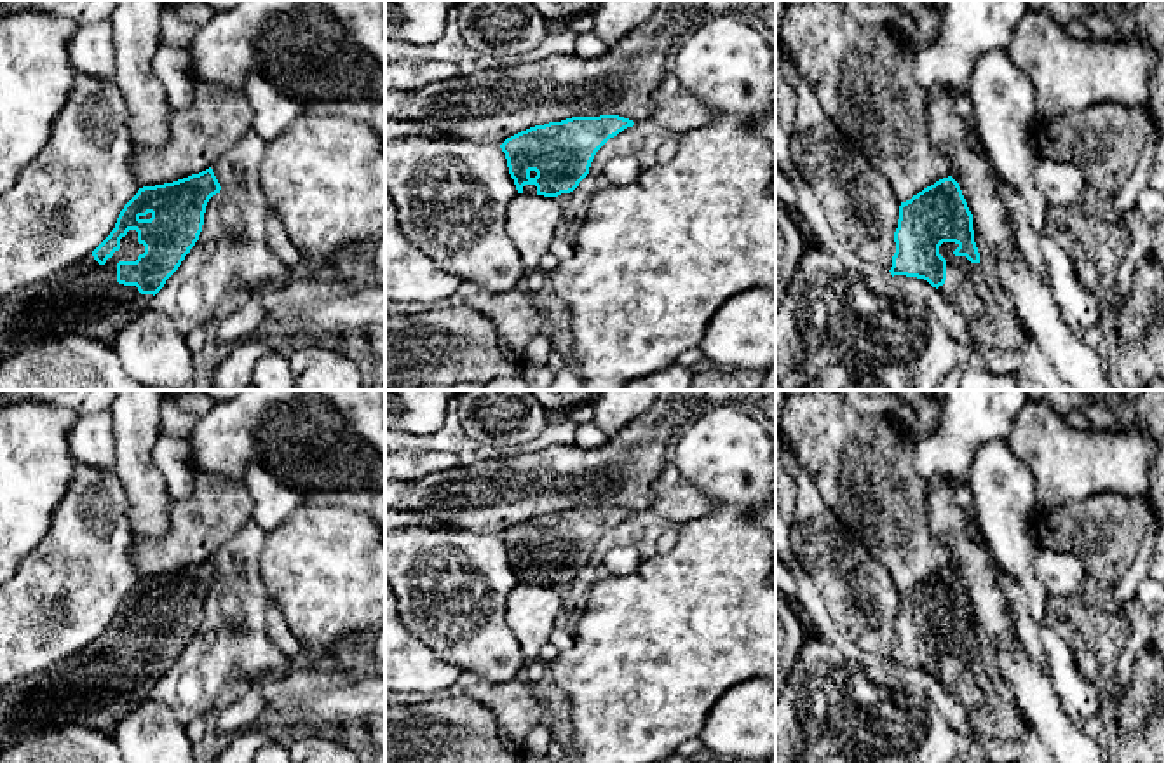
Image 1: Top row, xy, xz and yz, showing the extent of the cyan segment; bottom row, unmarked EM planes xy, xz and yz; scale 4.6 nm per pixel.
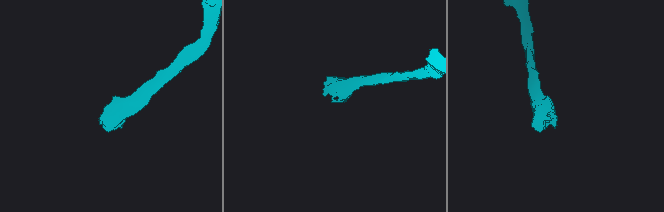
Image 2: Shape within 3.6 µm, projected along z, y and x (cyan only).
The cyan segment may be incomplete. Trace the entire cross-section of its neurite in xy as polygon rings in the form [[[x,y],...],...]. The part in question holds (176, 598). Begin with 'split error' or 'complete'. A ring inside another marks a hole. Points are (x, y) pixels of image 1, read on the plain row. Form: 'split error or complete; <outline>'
split error; [[[211,557],[173,573],[139,578],[120,601],[115,618],[91,645],[35,676],[12,681],[0,692],[0,753],[19,737],[68,723],[87,725],[113,739],[120,721],[152,699],[155,685],[195,636],[202,622],[206,596],[220,580]]]

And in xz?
split error; [[[619,505],[572,507],[521,521],[500,538],[518,584],[558,587],[573,582],[596,542],[633,516]]]

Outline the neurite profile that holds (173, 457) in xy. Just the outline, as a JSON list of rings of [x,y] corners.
[[[160,434],[152,449],[152,462],[162,476],[171,500],[185,500],[192,495],[197,465],[188,439]]]

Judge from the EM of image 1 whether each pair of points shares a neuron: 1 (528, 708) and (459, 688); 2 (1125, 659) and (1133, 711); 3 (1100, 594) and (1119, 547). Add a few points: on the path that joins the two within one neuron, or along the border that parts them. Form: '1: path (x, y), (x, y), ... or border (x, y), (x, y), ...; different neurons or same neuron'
1: path (511, 702), (476, 688); same neuron
2: border (1144, 648), (1133, 664), (1130, 683), (1116, 716); different neurons
3: path (1102, 582), (1107, 560); same neuron

